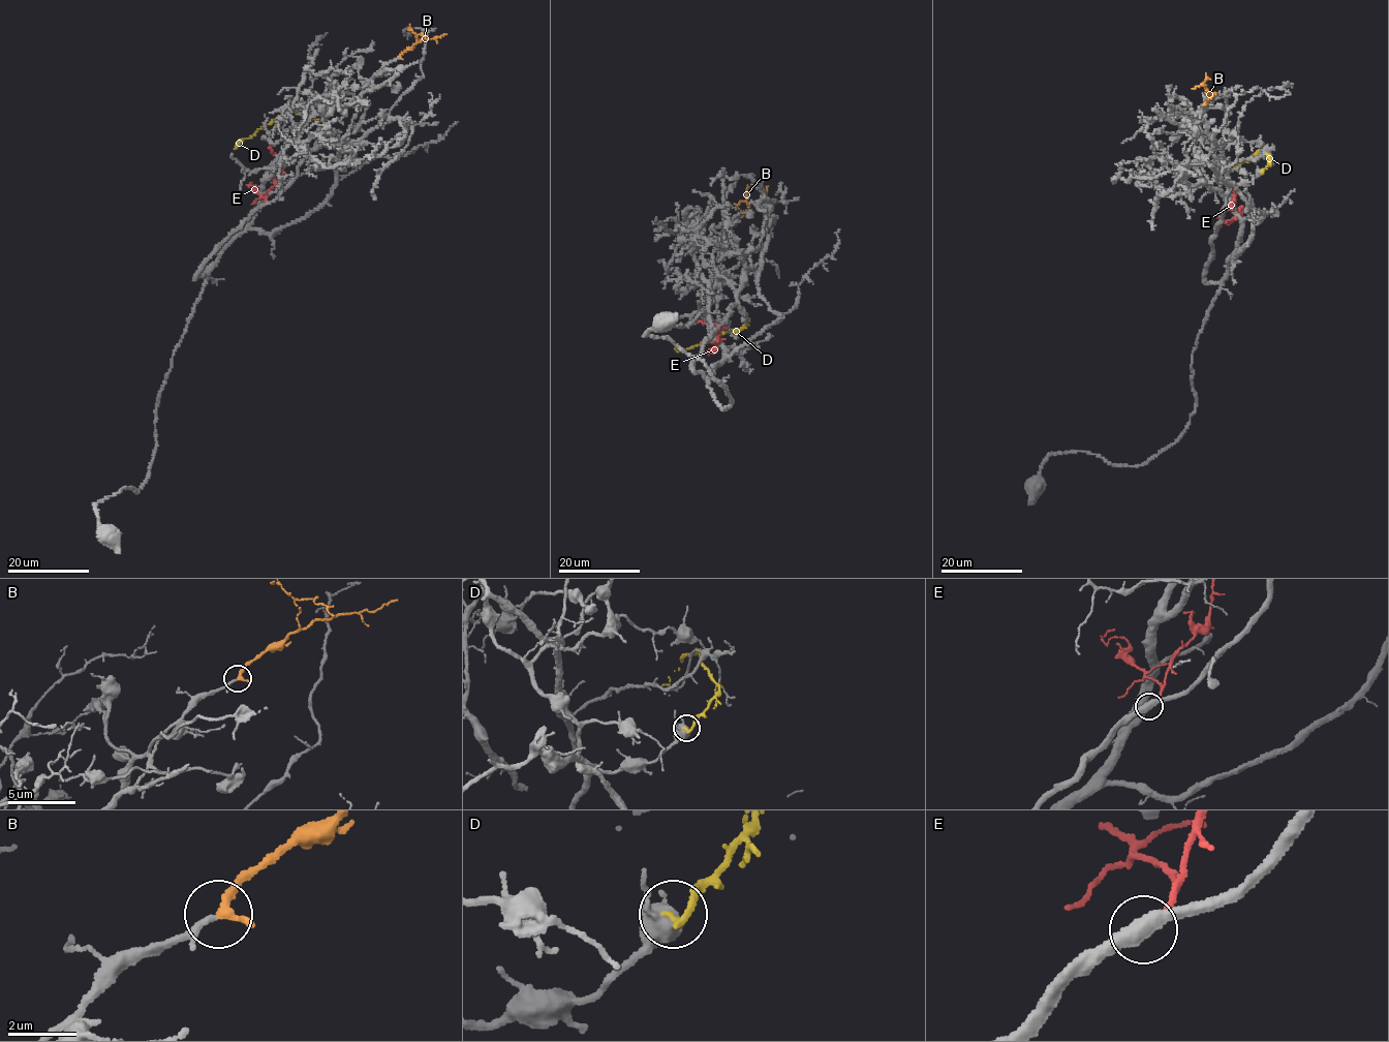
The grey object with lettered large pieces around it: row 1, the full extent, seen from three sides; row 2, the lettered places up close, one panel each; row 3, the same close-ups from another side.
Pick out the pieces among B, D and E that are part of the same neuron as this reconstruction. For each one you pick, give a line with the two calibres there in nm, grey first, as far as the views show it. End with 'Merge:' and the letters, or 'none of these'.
B: 160/280 nm
Merge: B

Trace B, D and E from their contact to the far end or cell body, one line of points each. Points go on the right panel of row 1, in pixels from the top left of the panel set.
B: (1204, 104), (1210, 98), (1206, 92), (1213, 93), (1207, 91)
D: (1261, 171), (1270, 159), (1263, 148), (1247, 160), (1232, 166)
E: (1218, 226), (1223, 212), (1234, 204), (1227, 170)

